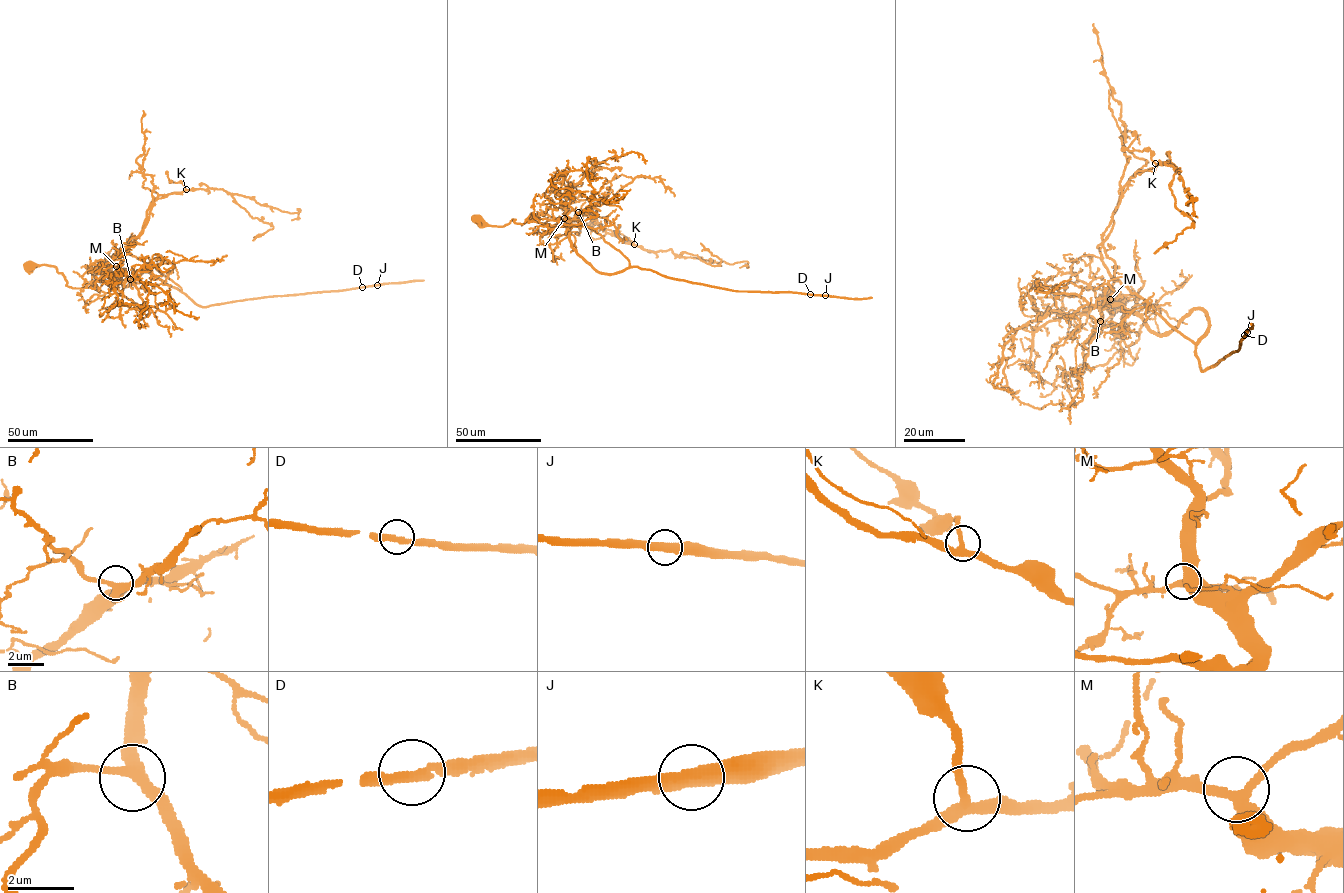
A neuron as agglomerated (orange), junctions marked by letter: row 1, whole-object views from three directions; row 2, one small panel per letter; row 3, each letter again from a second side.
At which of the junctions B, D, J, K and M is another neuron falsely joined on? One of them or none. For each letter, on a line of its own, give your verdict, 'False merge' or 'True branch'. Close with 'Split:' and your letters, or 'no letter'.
B: True branch
D: True branch
J: True branch
K: True branch
M: True branch
Split: no letter

